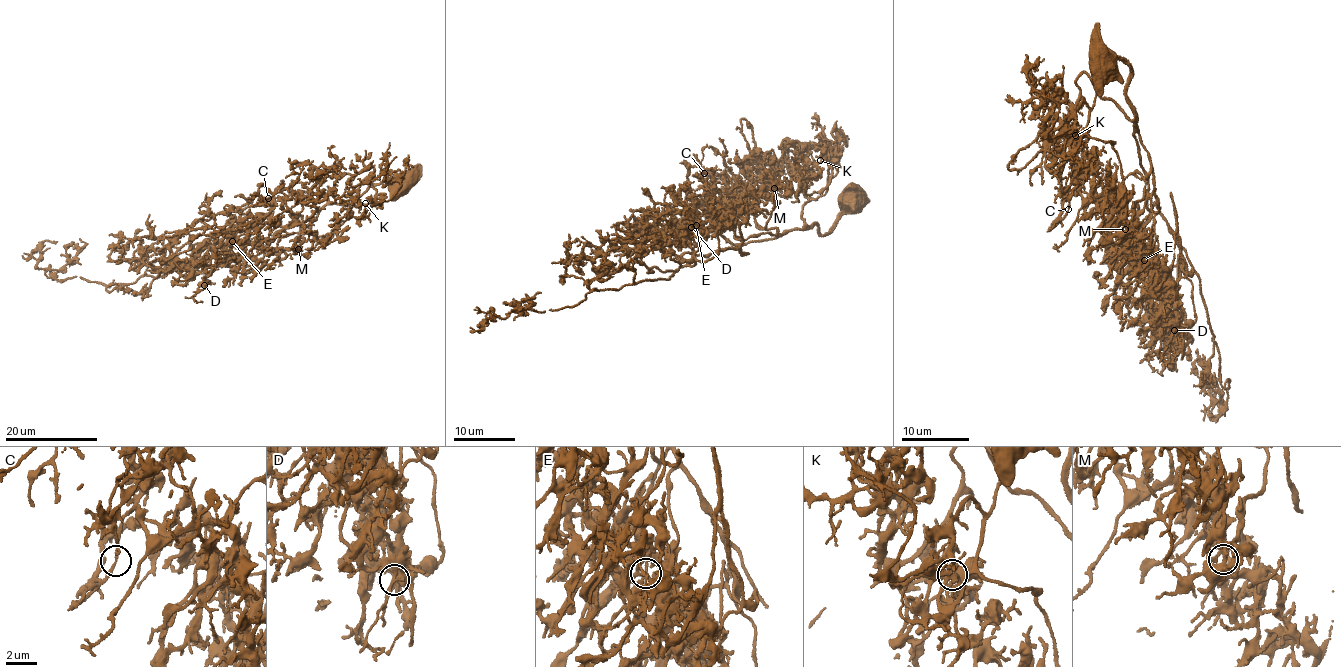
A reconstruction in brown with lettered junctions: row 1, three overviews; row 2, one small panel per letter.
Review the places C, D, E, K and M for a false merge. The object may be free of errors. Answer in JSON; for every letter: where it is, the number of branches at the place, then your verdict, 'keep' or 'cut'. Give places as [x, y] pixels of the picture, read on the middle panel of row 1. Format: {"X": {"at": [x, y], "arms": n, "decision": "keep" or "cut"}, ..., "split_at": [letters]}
{"C": {"at": [704, 173], "arms": 2, "decision": "keep"}, "D": {"at": [691, 227], "arms": 3, "decision": "keep"}, "E": {"at": [696, 225], "arms": 2, "decision": "cut"}, "K": {"at": [820, 160], "arms": 2, "decision": "keep"}, "M": {"at": [774, 188], "arms": 3, "decision": "keep"}, "split_at": ["E"]}

